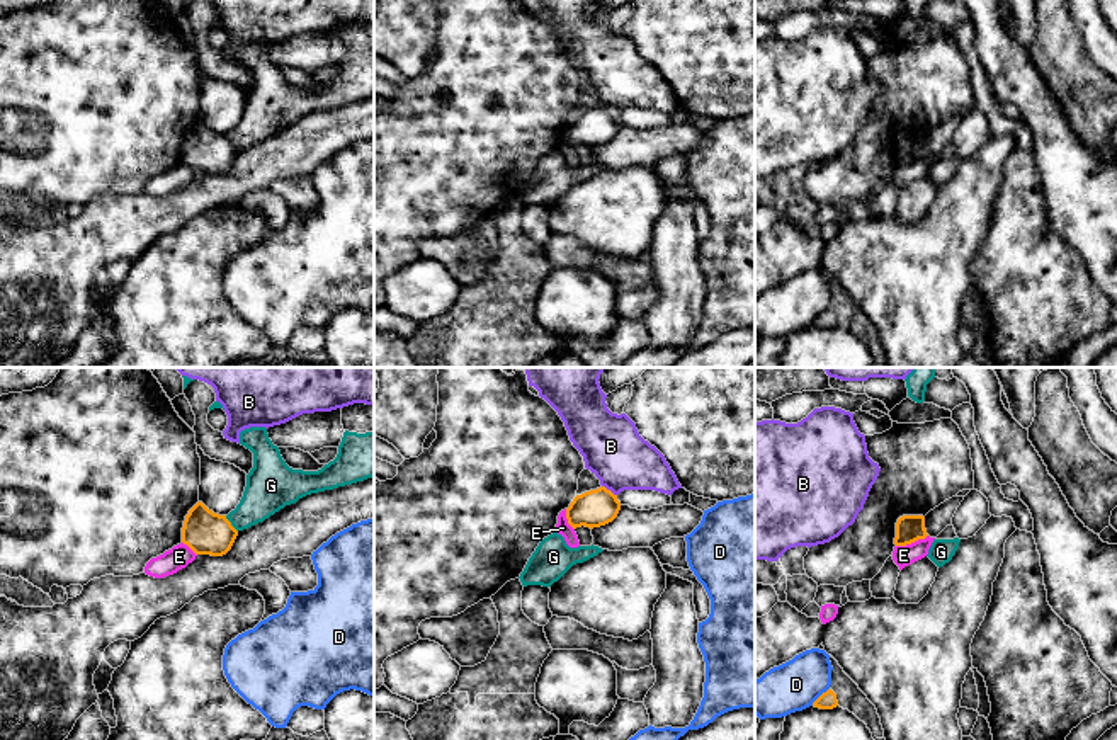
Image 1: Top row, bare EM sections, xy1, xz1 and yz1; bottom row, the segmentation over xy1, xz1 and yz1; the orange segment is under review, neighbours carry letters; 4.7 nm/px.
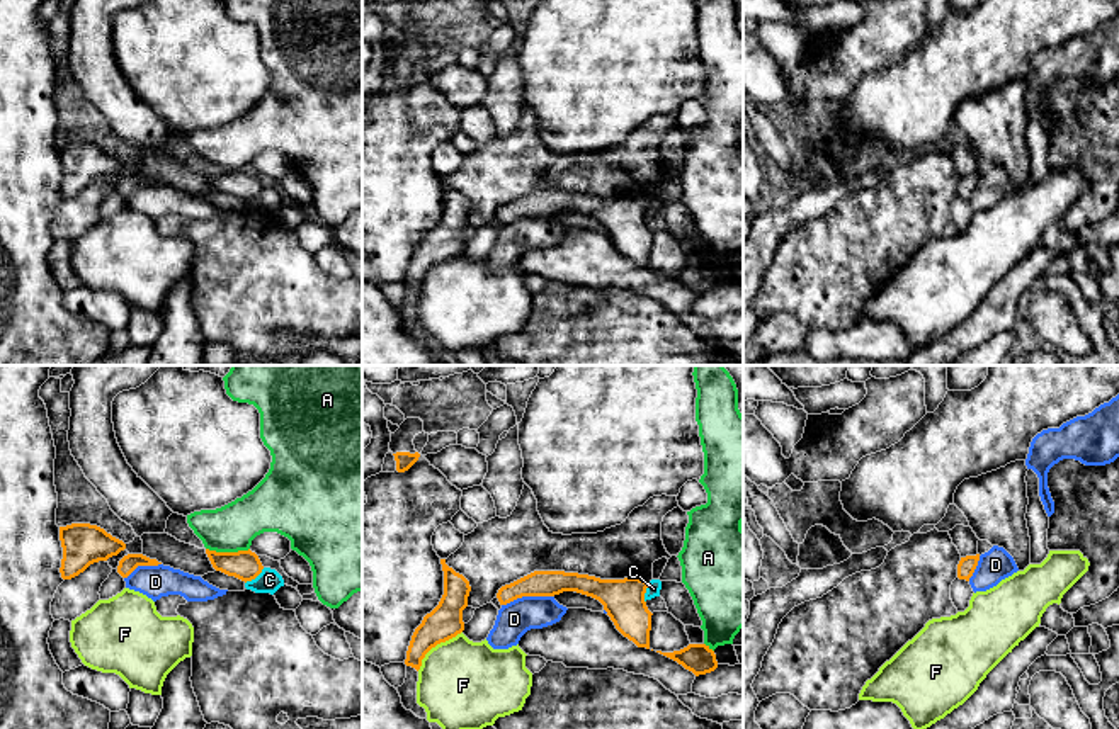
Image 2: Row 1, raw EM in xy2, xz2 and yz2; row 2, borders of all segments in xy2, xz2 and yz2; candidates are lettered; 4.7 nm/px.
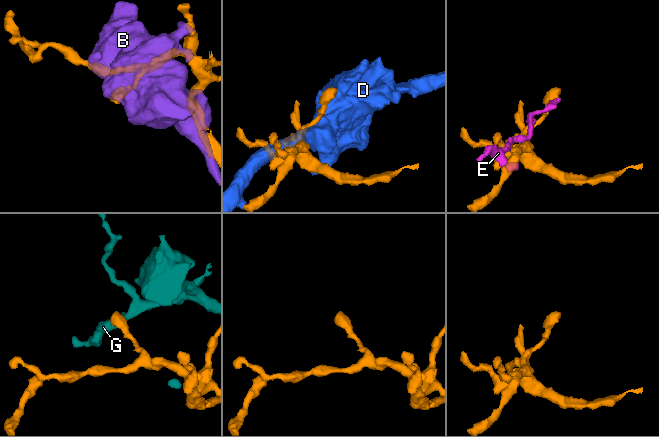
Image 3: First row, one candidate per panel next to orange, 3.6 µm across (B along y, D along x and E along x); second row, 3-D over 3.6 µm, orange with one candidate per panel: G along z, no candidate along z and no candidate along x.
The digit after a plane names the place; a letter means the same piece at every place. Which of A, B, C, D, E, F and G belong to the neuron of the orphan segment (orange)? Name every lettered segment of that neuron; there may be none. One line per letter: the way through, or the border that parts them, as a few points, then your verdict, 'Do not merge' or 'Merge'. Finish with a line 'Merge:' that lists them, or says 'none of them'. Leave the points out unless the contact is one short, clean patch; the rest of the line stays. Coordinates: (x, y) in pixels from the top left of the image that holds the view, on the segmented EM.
A: Do not merge
B: Do not merge
C: Do not merge
D: Do not merge
E: Do not merge
F: Do not merge
G: Boundary: xy1 (225, 516), (237, 531). Do not merge
Merge: none of them

